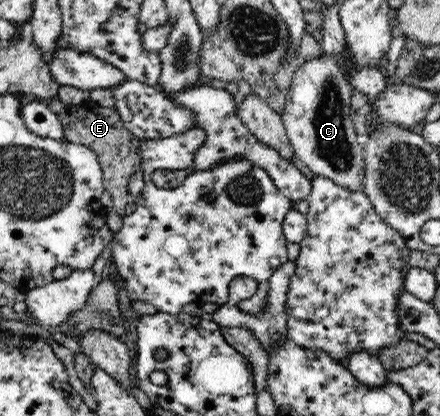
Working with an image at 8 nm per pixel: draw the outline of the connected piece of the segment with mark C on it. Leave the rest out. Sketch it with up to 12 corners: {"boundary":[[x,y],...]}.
{"boundary":[[302,61],[281,117],[315,175],[362,192],[352,86],[340,61]]}

